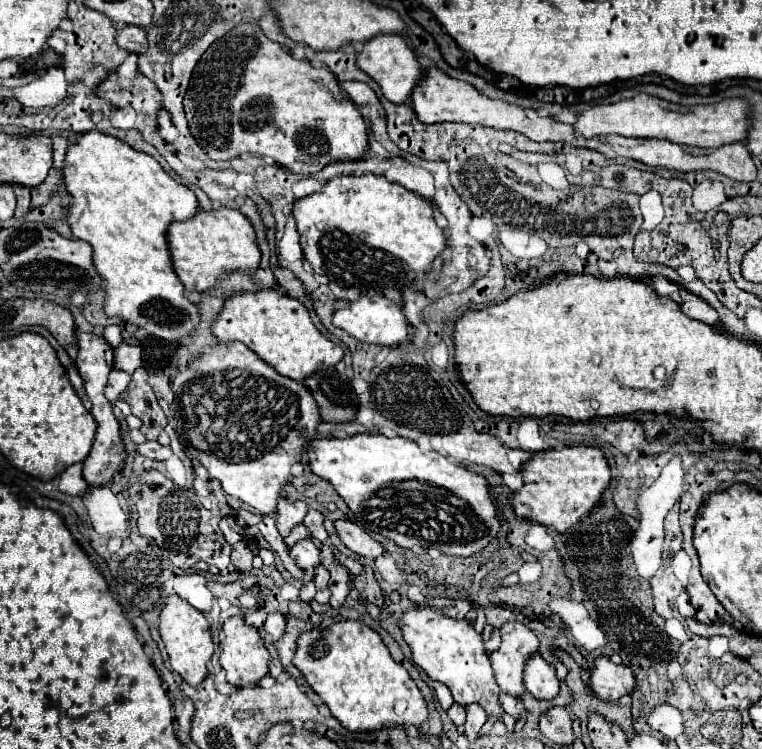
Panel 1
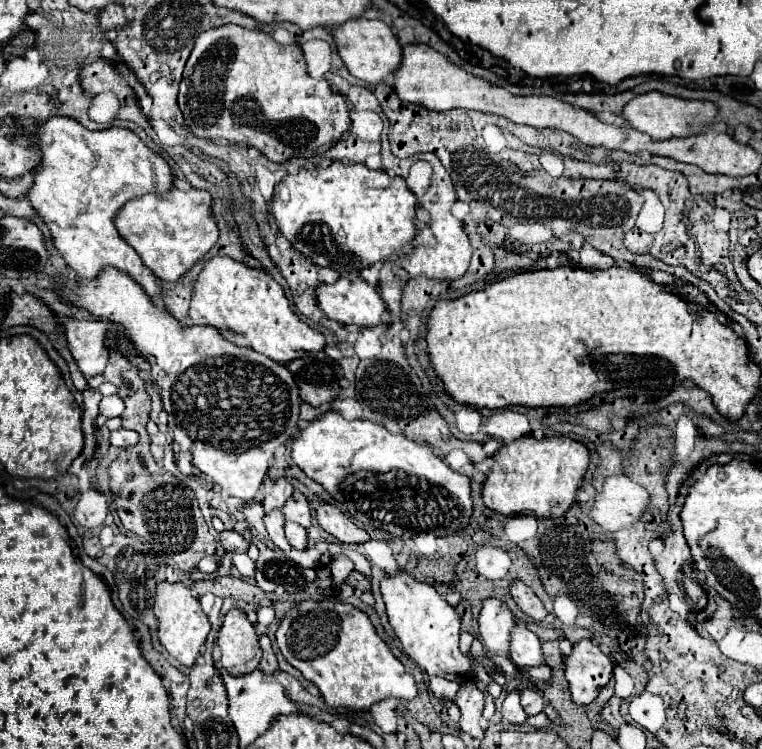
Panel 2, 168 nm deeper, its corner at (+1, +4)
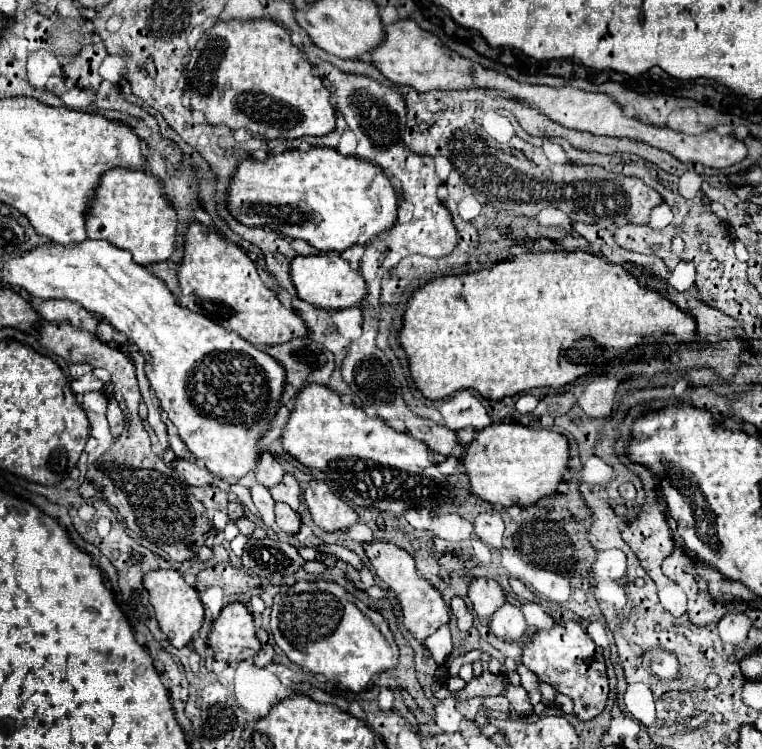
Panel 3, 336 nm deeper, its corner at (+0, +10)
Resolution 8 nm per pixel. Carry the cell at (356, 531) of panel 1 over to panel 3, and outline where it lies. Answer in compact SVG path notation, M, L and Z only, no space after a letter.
M312 480L308 484L304 490L304 502L310 508L314 524L328 532L344 530L358 522L358 514L338 496L334 496L332 490L320 480Z

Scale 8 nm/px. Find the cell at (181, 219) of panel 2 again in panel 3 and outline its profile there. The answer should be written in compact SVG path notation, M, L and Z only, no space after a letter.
M110 170L106 178L102 178L100 190L92 202L92 214L86 222L92 240L106 240L116 248L128 250L140 266L166 262L176 248L178 212L164 194L162 180L144 170Z

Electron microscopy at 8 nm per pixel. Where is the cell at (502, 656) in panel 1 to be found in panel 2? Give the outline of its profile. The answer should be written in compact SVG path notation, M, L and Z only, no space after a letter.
M485 598L479 614L479 636L489 654L509 652L509 632L517 624L517 618L511 614L507 604L499 598Z

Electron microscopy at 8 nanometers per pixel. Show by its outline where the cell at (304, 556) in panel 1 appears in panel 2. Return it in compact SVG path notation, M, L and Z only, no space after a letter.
M285 522L285 538L289 540L289 544L297 550L305 550L307 548L307 532L303 526L293 524L293 522Z

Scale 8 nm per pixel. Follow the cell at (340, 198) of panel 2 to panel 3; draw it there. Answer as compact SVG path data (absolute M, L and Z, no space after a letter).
M312 148L310 152L298 152L298 150L286 150L278 156L268 156L264 162L256 162L254 158L248 158L248 160L242 160L238 164L238 170L234 174L234 180L232 180L232 186L230 186L230 194L228 194L228 206L230 206L230 214L246 224L246 226L270 226L272 230L276 232L282 232L282 236L294 236L294 238L300 238L300 240L306 240L310 246L314 246L320 254L328 254L330 250L332 252L342 252L354 244L366 244L370 242L372 238L384 234L386 230L390 230L394 224L396 224L396 210L398 210L398 194L396 190L392 188L388 176L382 172L380 166L372 164L372 162L366 162L366 160L360 160L360 158L354 158L354 156L342 156L336 148Z

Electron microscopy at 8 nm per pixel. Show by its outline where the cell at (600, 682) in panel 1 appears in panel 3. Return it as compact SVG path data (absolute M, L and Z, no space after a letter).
M562 622L552 630L538 630L524 644L522 664L532 670L540 680L548 684L558 684L560 692L574 700L574 714L580 720L590 720L598 716L608 700L608 676L604 656L598 652L594 640L586 634L580 622Z

